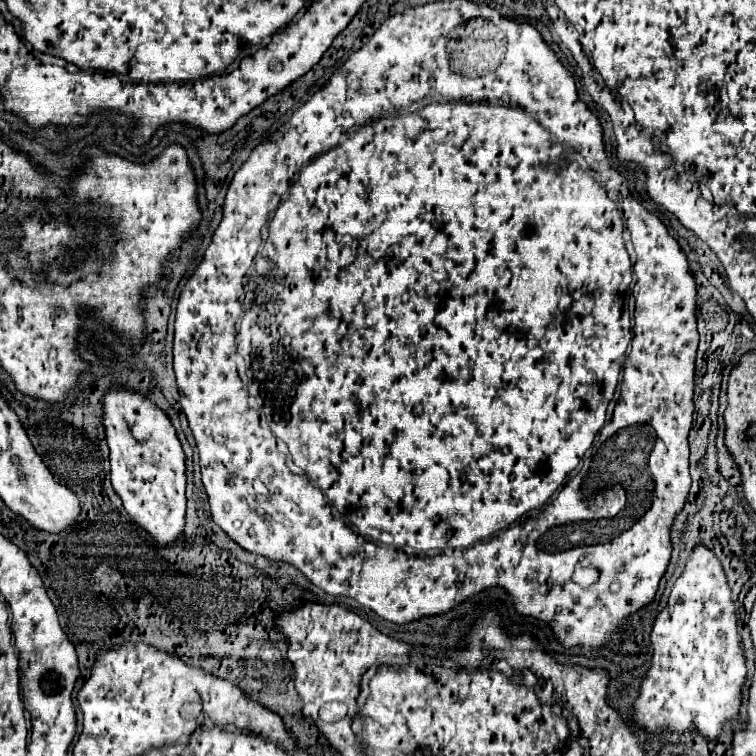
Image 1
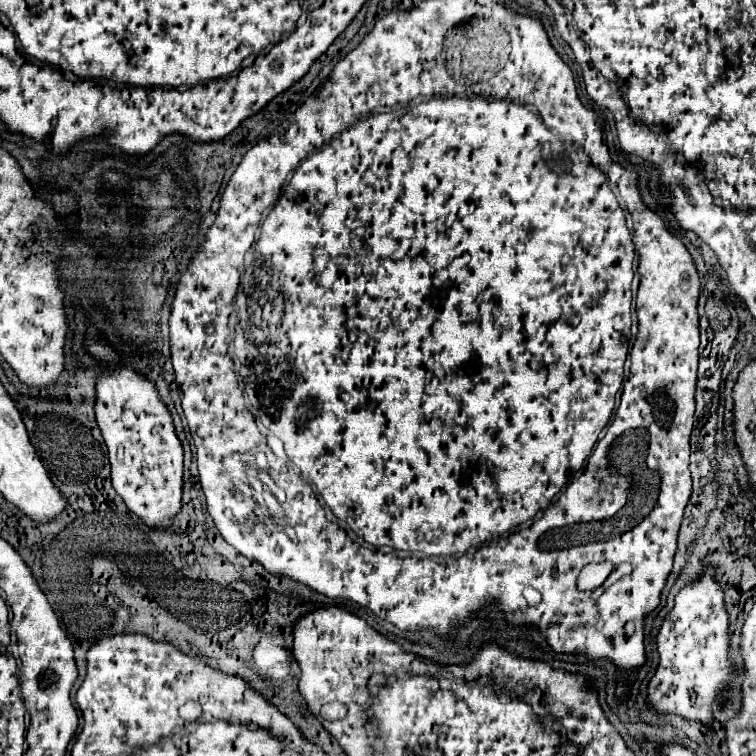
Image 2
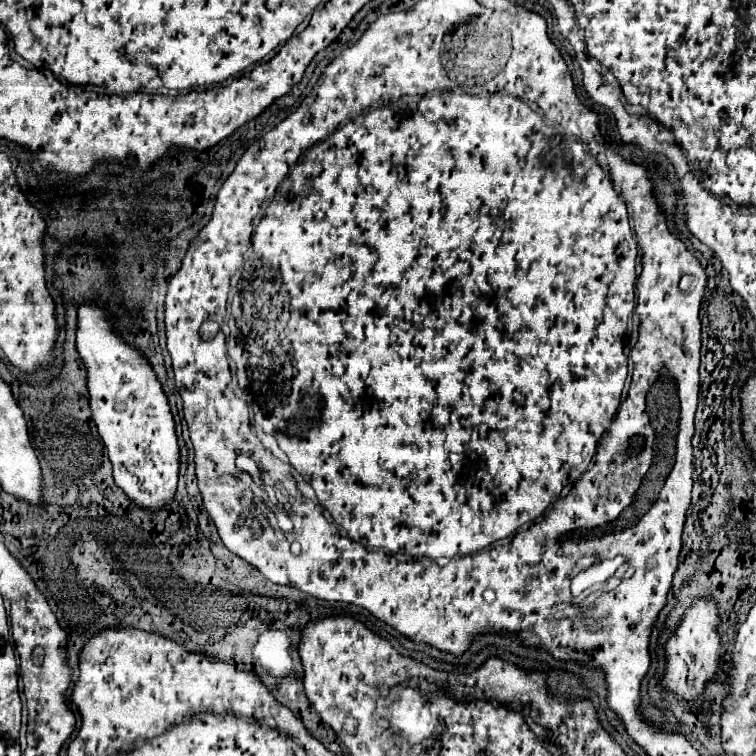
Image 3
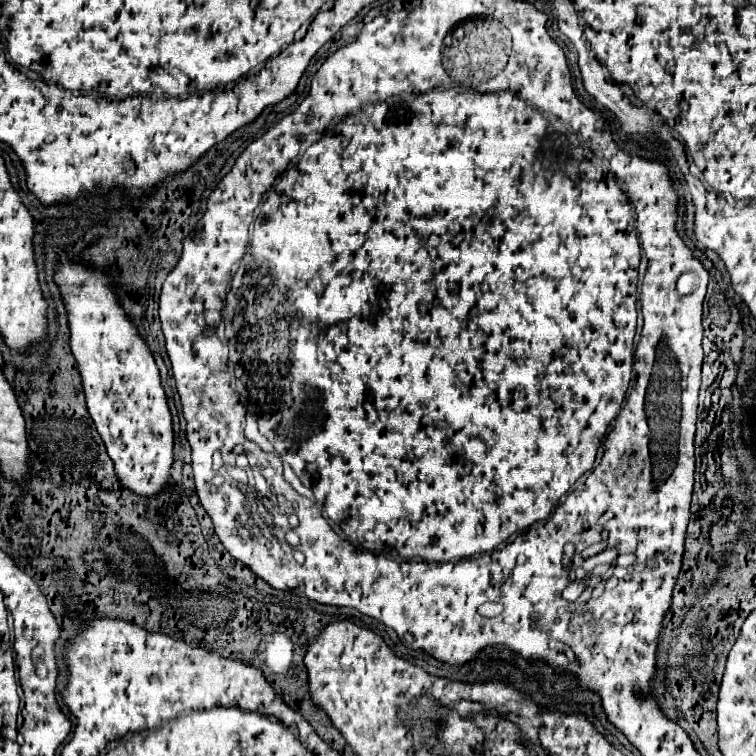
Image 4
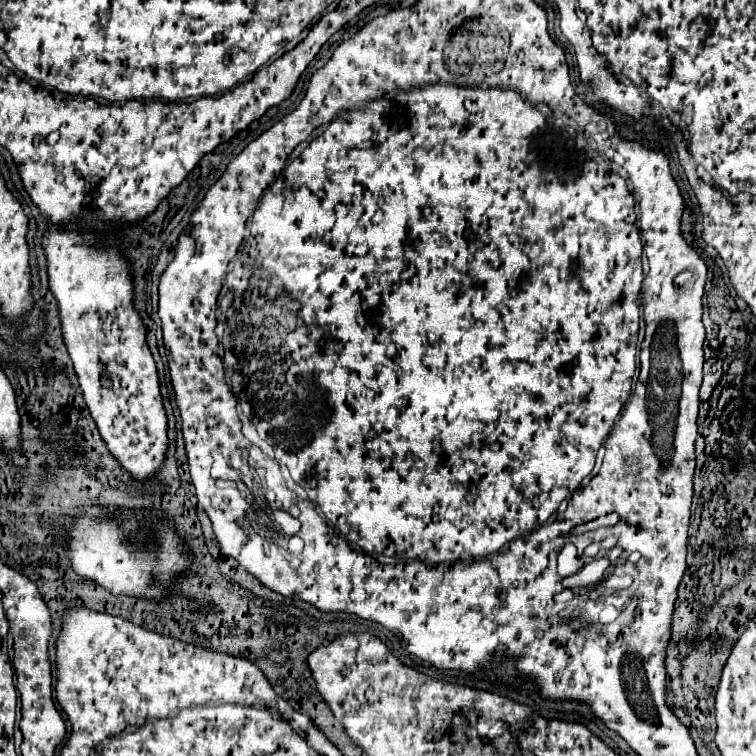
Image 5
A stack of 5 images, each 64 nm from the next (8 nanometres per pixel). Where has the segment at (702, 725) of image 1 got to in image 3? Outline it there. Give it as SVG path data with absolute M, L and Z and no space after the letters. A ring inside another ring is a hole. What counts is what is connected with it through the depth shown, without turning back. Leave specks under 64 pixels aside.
M700 598L686 610L686 618L678 626L676 634L666 644L666 674L664 688L672 690L676 696L684 700L694 700L704 692L708 680L712 680L720 668L720 638L716 632L718 626L718 610L710 598Z

